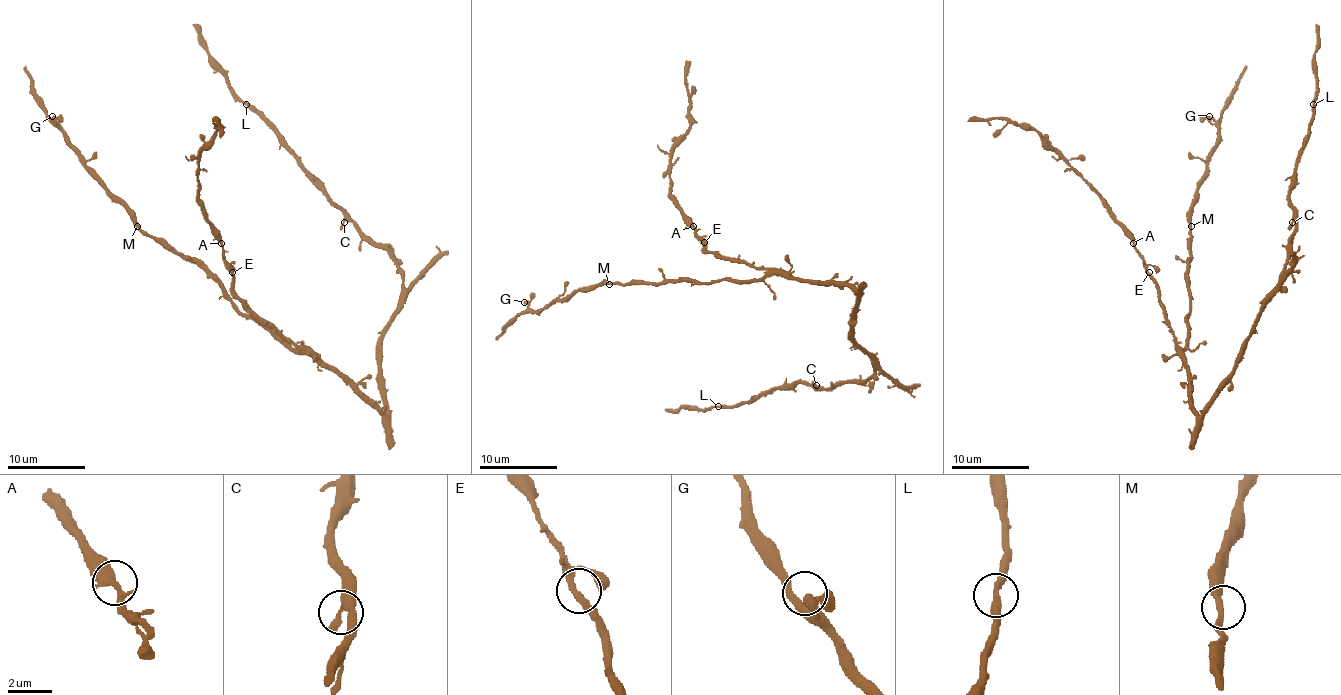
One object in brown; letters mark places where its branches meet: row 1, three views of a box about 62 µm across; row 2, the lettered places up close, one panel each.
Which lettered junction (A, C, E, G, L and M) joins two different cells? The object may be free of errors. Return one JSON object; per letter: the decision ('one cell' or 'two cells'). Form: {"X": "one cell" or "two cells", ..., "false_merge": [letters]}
{"A": "one cell", "C": "one cell", "E": "one cell", "G": "one cell", "L": "one cell", "M": "one cell", "false_merge": []}

